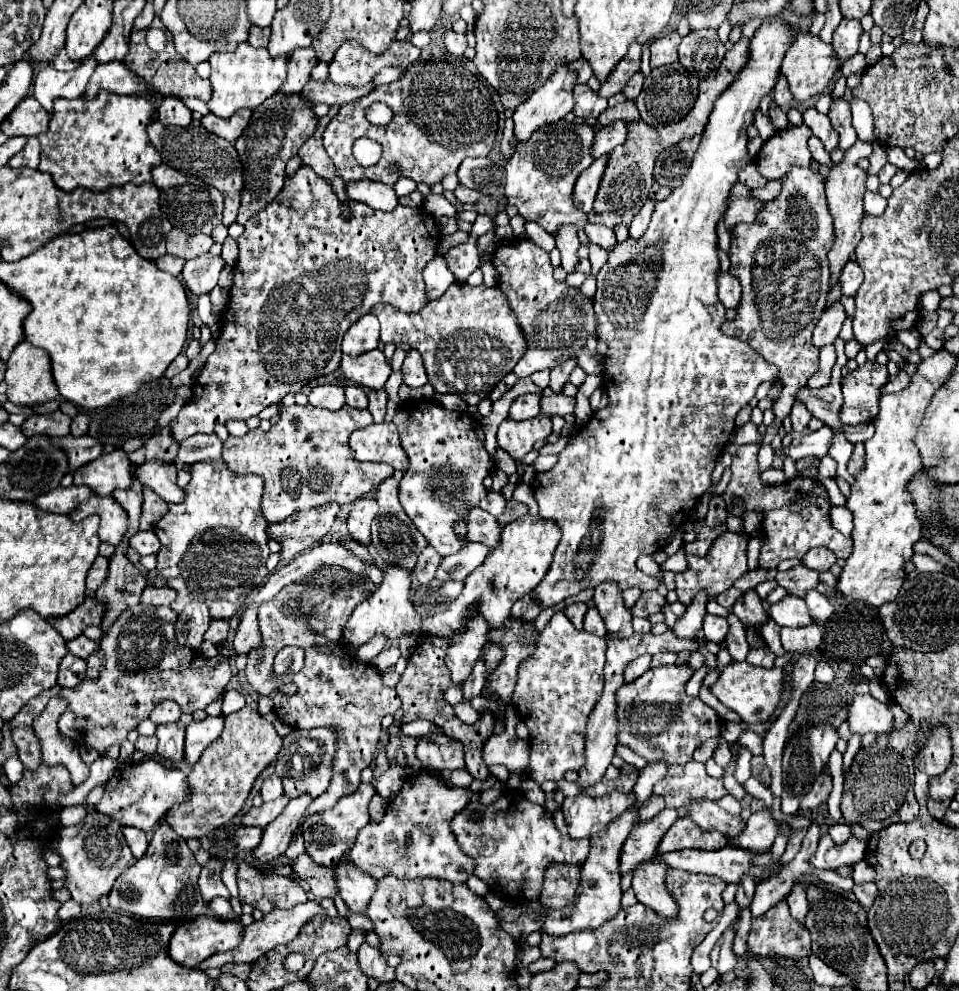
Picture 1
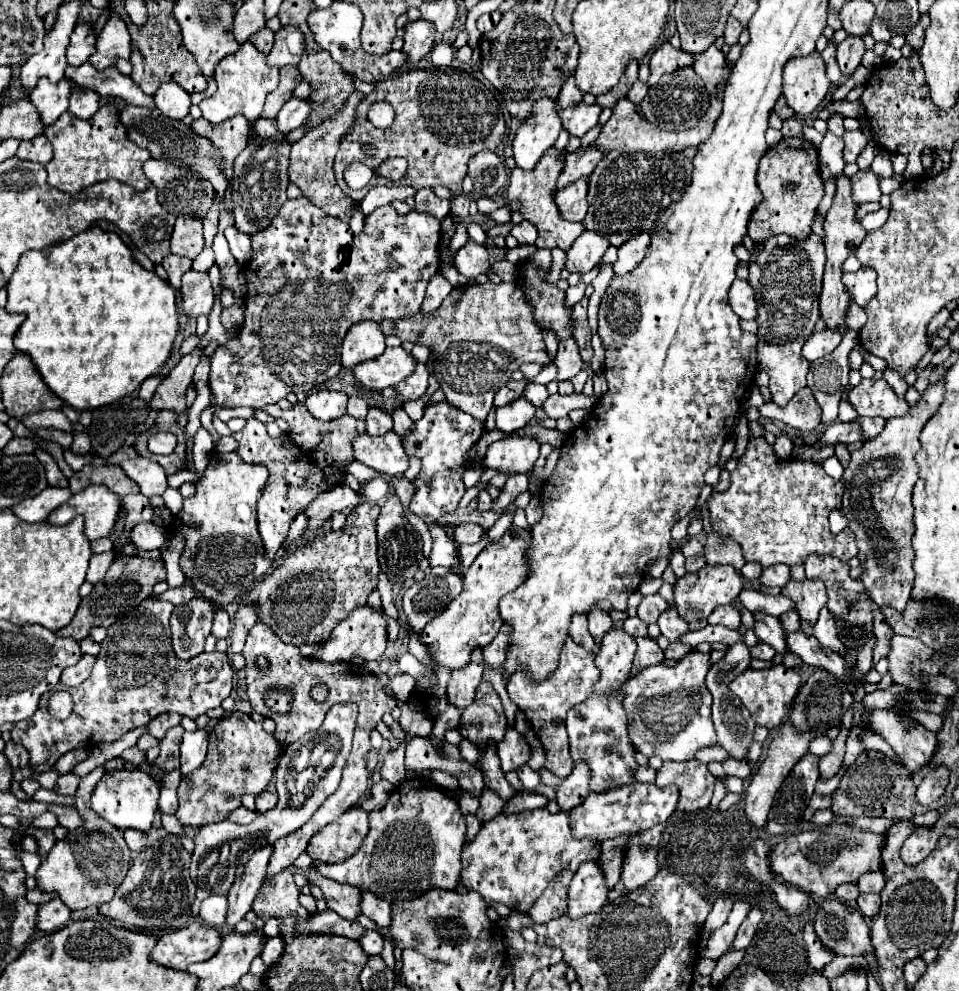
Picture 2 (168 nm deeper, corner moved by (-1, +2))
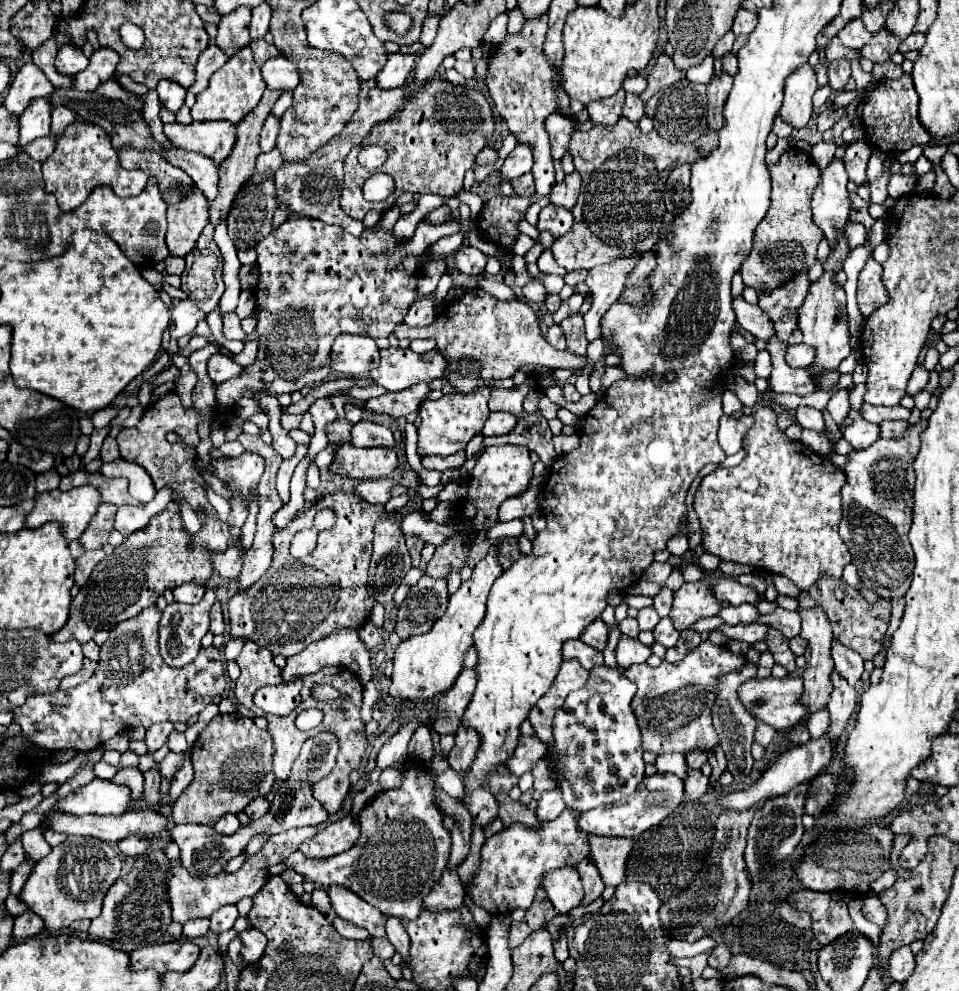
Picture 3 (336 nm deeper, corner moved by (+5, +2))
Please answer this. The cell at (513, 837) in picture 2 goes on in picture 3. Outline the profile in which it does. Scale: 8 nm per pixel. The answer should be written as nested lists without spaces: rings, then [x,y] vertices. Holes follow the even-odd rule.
[[[566,809],[552,821],[540,821],[538,827],[510,825],[486,839],[480,851],[480,869],[472,875],[472,881],[466,887],[474,905],[492,915],[508,915],[520,907],[528,909],[536,889],[542,885],[544,873],[564,865],[578,865],[590,855],[588,835],[578,829],[576,819],[578,813],[574,813],[574,809]]]

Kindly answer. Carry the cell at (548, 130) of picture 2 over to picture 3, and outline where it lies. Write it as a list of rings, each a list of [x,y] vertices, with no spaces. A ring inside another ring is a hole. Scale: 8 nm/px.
[[[516,145],[516,149],[506,157],[502,169],[500,169],[500,175],[506,177],[508,181],[528,173],[532,169],[532,163],[534,163],[534,157],[532,157],[532,149],[530,145]]]

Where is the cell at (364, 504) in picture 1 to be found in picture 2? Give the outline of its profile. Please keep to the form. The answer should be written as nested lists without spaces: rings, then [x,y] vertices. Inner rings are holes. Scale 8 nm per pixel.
[[[358,505],[346,517],[342,530],[294,545],[284,557],[284,563],[256,583],[240,599],[240,605],[258,605],[258,621],[268,625],[286,645],[324,643],[332,629],[356,607],[366,605],[368,595],[378,587],[376,521],[379,512],[378,505]]]

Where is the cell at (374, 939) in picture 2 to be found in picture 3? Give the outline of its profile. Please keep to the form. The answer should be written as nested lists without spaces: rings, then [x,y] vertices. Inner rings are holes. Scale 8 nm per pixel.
[[[370,939],[370,947],[374,951],[374,955],[384,961],[384,959],[390,959],[394,955],[394,945],[388,941],[388,939]]]

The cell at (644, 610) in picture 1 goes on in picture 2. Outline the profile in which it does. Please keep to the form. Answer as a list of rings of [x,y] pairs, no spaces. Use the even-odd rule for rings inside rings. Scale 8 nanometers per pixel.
[[[656,593],[656,595],[648,595],[642,599],[642,603],[638,605],[638,617],[650,625],[650,623],[656,623],[658,617],[668,609],[668,603]]]

